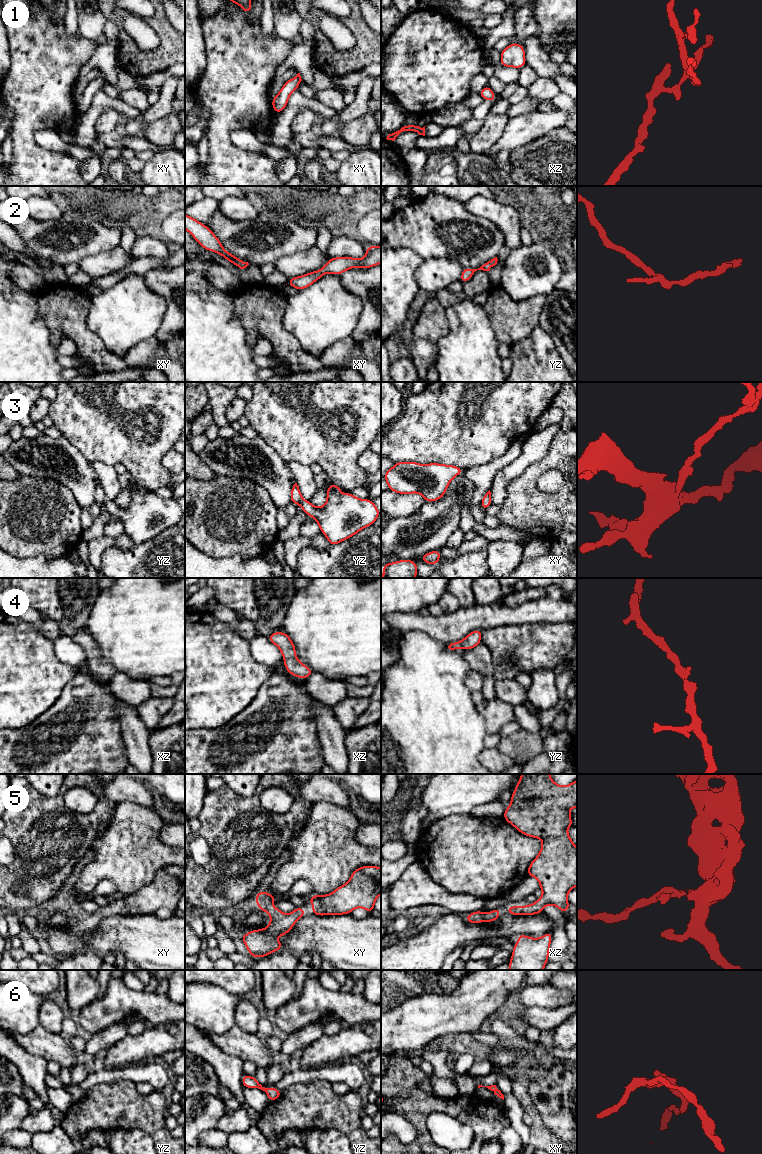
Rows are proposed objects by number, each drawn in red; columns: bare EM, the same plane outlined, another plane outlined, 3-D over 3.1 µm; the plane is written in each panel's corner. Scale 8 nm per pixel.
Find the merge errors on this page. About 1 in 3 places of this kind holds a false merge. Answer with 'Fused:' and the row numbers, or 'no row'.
Fused: no row

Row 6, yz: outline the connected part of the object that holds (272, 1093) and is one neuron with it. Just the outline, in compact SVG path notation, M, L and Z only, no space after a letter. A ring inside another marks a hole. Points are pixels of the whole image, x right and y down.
M243 1074L242 1076L242 1084L245 1088L258 1088L265 1091L267 1093L269 1101L274 1101L278 1099L282 1094L282 1092L277 1090L275 1087L268 1087L266 1089L257 1081L255 1077L248 1076L245 1074Z

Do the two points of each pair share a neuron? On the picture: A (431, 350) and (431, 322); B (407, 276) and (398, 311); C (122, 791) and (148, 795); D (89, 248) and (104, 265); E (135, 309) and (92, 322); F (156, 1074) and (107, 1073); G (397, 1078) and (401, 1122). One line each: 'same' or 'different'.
A: same
B: same
C: same
D: different
E: same
F: same
G: different

